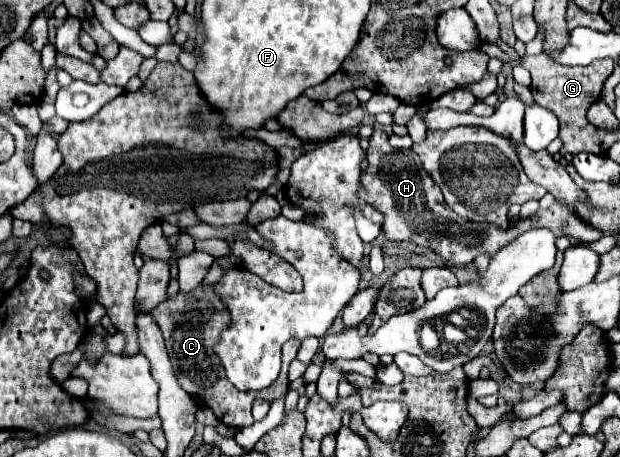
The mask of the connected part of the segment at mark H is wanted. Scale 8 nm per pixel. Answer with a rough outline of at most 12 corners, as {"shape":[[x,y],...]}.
{"shape":[[380,128],[360,176],[386,240],[450,264],[496,254],[518,234],[602,236],[554,202],[508,228],[456,216],[412,150]]}

